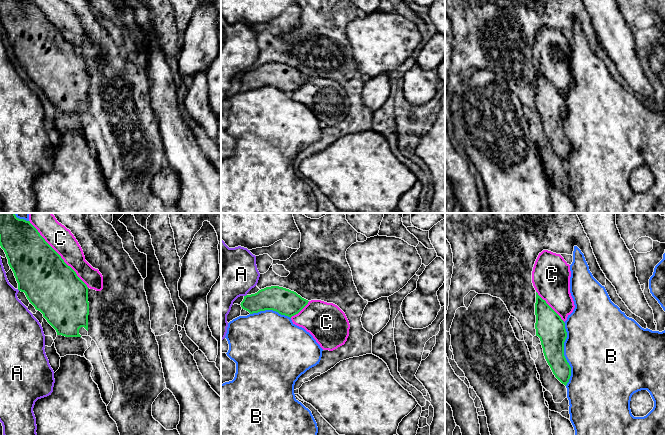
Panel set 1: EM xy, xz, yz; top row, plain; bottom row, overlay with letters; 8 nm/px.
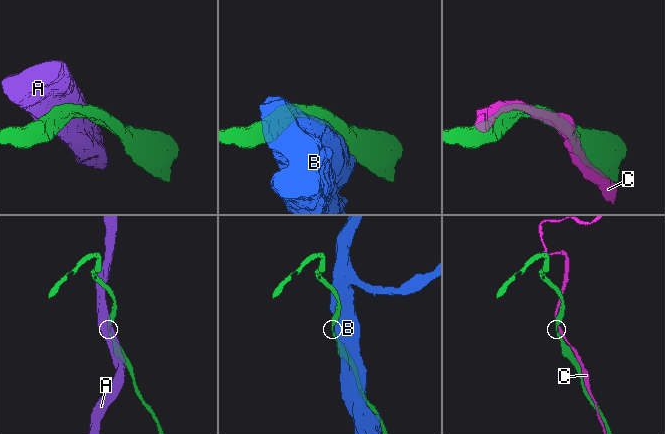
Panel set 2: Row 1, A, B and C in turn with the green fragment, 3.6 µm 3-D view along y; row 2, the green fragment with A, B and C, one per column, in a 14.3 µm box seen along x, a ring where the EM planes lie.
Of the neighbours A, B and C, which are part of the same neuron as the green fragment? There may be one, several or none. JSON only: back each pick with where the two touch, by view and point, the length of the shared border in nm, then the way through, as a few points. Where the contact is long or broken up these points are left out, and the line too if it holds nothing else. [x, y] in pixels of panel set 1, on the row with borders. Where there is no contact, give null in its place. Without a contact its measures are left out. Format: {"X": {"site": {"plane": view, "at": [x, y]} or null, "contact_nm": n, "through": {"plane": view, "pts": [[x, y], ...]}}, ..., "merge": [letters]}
{"merge": []}

